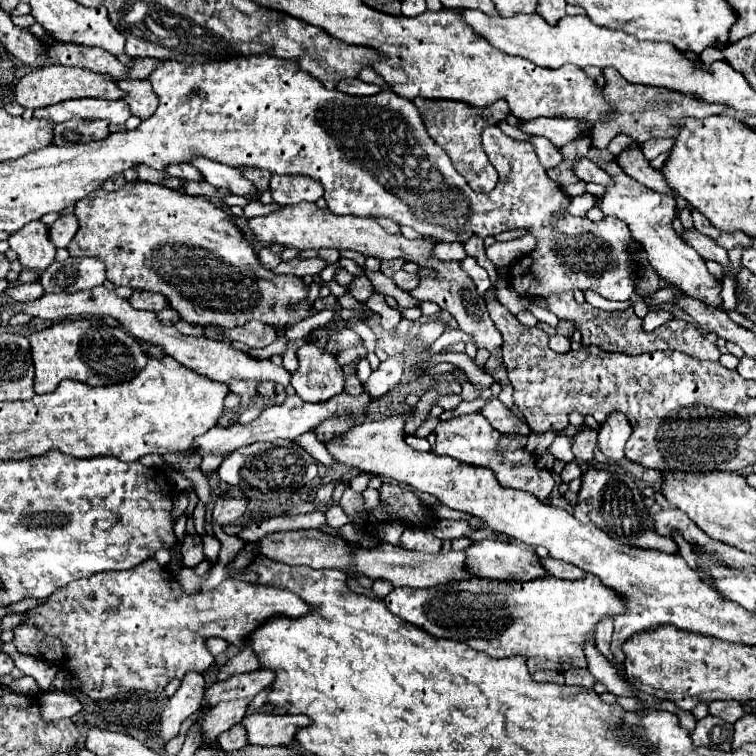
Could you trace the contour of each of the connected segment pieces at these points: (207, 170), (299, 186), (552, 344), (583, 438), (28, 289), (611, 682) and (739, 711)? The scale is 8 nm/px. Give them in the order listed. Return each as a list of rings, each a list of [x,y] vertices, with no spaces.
[[[201,156],[193,158],[191,166],[195,166],[205,176],[205,180],[217,188],[227,188],[231,194],[237,194],[237,196],[259,198],[259,190],[245,176],[241,176],[241,172],[237,168],[217,164],[217,162],[205,160]]]
[[[271,176],[271,192],[277,204],[317,202],[323,196],[323,186],[309,176]]]
[[[555,334],[555,336],[549,338],[549,348],[553,348],[555,352],[569,352],[571,350],[571,342],[565,336]]]
[[[583,428],[573,438],[575,438],[575,442],[573,442],[575,458],[581,460],[581,462],[591,462],[593,460],[593,450],[597,448],[597,430]]]
[[[33,282],[33,284],[11,284],[7,288],[7,294],[15,302],[29,302],[29,300],[37,300],[37,298],[43,296],[43,286],[39,282]]]
[[[589,642],[587,648],[587,668],[589,672],[601,682],[607,686],[609,692],[613,692],[615,696],[635,696],[633,688],[617,674],[617,670],[613,668],[613,664]]]
[[[737,700],[711,702],[711,704],[709,704],[709,714],[711,714],[711,716],[719,716],[719,718],[723,718],[725,722],[731,722],[731,724],[737,722],[741,716],[745,716],[745,712],[743,712],[743,708],[741,708],[741,704],[739,704]]]

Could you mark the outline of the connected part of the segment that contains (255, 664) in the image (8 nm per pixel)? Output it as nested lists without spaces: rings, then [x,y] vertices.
[[[249,644],[245,650],[241,650],[235,658],[231,658],[217,674],[219,680],[227,680],[231,678],[233,674],[241,674],[241,672],[253,672],[259,668],[259,658],[257,654],[253,652],[253,646]]]

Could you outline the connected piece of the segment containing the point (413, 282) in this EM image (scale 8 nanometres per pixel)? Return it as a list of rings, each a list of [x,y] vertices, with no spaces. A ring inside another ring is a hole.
[[[399,270],[399,272],[395,272],[393,274],[393,282],[401,288],[401,290],[413,290],[417,284],[419,284],[419,276],[417,274],[407,274],[407,272],[403,272],[403,270]]]

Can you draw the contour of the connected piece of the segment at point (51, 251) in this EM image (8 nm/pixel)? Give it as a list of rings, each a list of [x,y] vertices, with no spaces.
[[[41,220],[25,224],[19,232],[9,236],[11,250],[17,252],[19,262],[25,270],[47,270],[55,262],[57,248],[49,240],[49,226]]]

